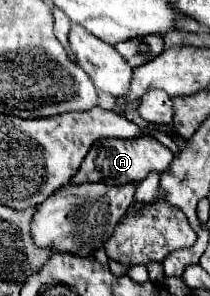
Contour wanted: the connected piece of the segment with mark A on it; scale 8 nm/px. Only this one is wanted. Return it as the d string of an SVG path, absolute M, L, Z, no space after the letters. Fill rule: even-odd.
M103 138L97 140L89 154L85 156L81 168L77 174L71 178L73 184L83 184L83 182L103 182L109 186L119 186L119 184L139 184L141 180L147 178L149 172L167 172L171 162L173 162L173 152L165 148L161 142L155 138L139 138L139 140L119 140L119 138Z

